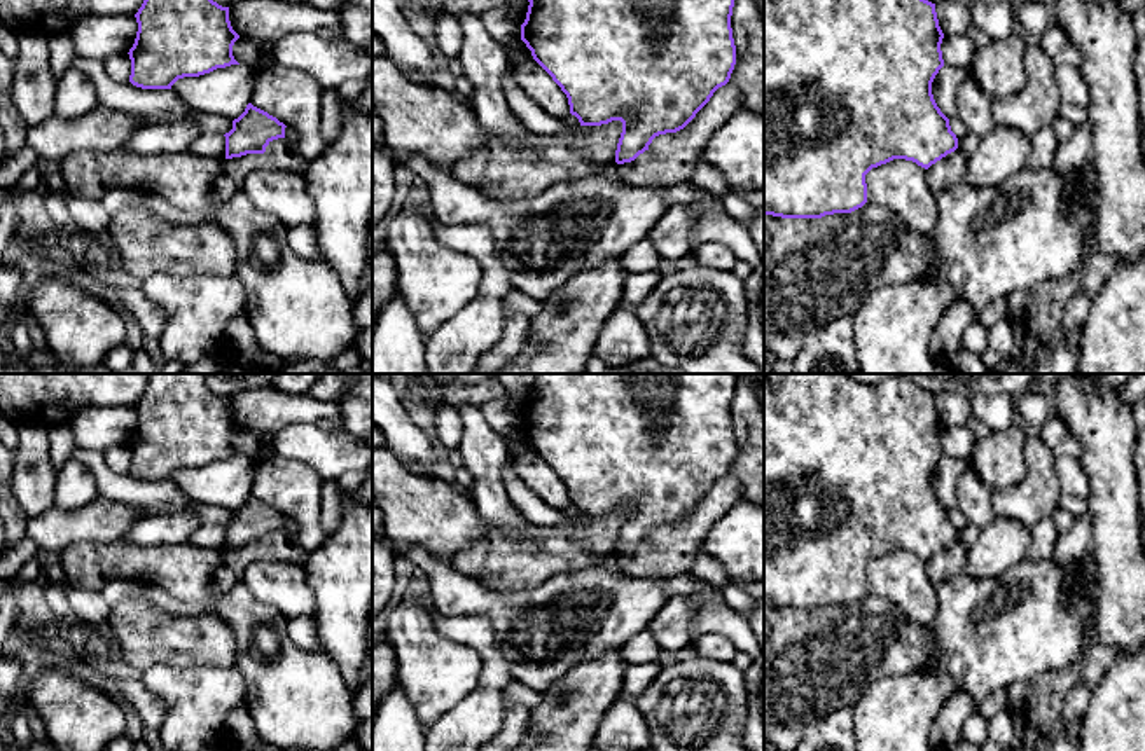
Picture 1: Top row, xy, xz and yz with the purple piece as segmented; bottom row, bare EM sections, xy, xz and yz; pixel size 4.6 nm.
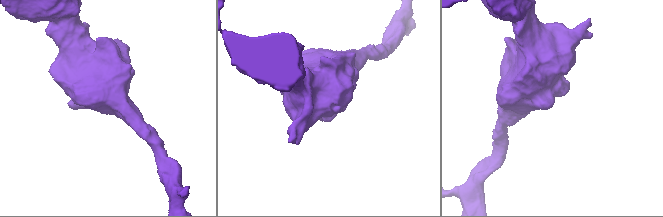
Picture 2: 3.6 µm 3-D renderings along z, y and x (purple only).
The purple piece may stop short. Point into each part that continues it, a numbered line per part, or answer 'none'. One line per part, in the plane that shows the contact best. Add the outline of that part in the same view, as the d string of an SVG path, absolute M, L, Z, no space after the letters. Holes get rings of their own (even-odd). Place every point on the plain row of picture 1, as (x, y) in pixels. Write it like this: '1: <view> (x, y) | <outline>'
none

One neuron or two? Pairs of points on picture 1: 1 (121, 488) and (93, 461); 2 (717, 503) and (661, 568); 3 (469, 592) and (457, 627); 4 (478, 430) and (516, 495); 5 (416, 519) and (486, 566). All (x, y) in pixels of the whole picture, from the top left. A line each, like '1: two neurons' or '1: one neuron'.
1: one neuron
2: one neuron
3: two neurons
4: two neurons
5: two neurons

